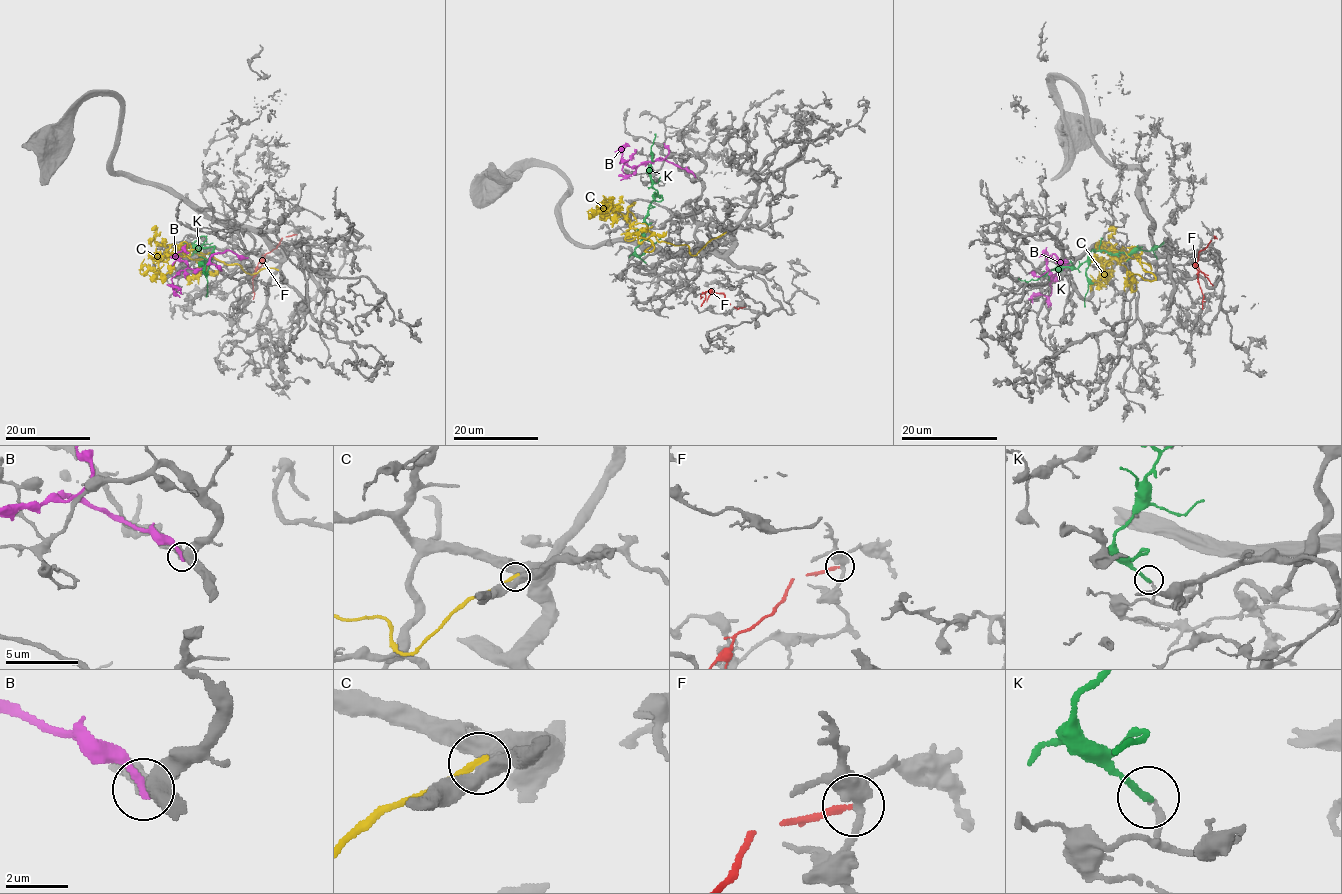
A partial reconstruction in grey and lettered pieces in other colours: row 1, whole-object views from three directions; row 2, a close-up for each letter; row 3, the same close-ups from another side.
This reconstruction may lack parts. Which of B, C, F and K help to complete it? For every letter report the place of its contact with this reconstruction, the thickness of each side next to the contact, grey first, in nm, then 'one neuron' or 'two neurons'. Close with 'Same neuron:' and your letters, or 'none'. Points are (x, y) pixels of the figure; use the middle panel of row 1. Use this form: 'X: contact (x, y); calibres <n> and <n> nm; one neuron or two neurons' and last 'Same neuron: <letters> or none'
B: contact (695, 176); calibres 360 and 260 nm; two neurons
C: contact (725, 233); calibres 460 and 240 nm; two neurons
F: contact (744, 307); calibres 320 and 220 nm; two neurons
K: contact (645, 262); calibres 200 and 240 nm; two neurons
Same neuron: none

